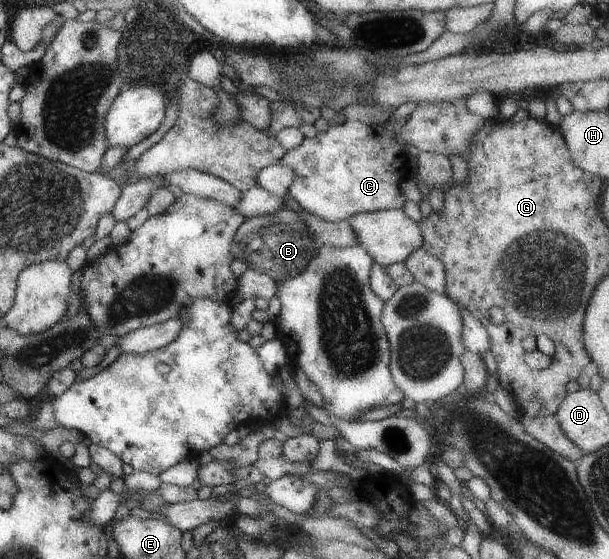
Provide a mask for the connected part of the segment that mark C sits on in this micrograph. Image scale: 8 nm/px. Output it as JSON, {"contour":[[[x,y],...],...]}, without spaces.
{"contour":[[[465,99],[452,103],[417,103],[401,126],[390,121],[385,121],[377,127],[350,120],[345,120],[341,125],[330,124],[324,132],[317,132],[312,138],[303,138],[299,146],[286,151],[278,164],[288,166],[295,174],[288,190],[292,199],[304,211],[321,220],[337,222],[348,220],[359,213],[402,209],[406,200],[400,194],[399,183],[409,176],[407,149],[413,147],[419,152],[429,151],[446,157],[459,155],[465,161],[472,136],[482,127],[483,122],[479,116],[466,110]]]}

